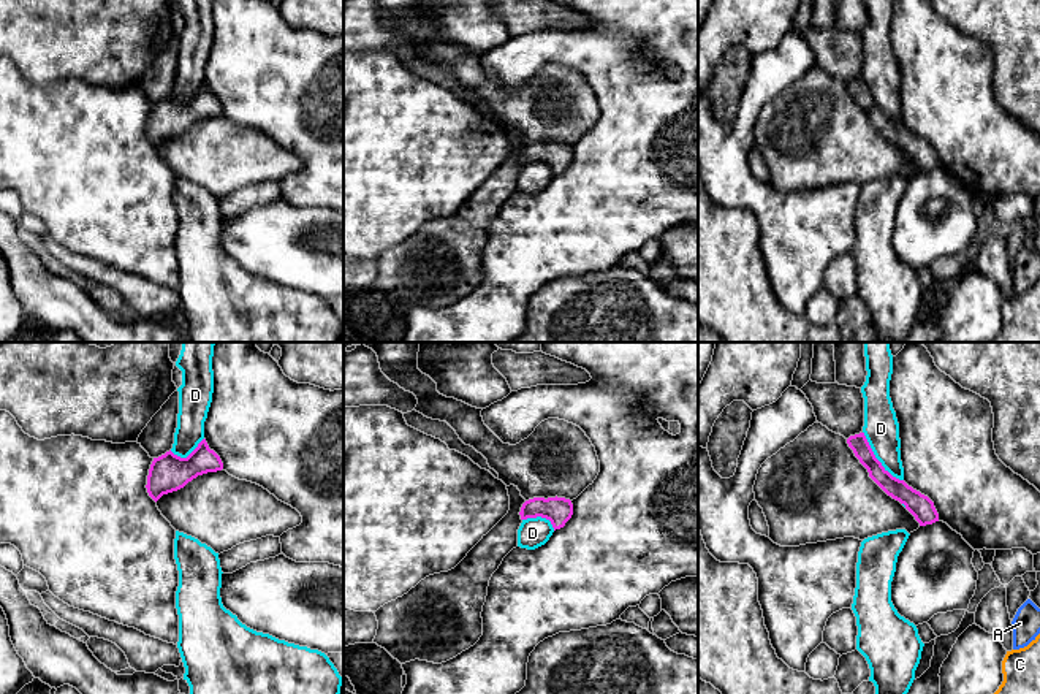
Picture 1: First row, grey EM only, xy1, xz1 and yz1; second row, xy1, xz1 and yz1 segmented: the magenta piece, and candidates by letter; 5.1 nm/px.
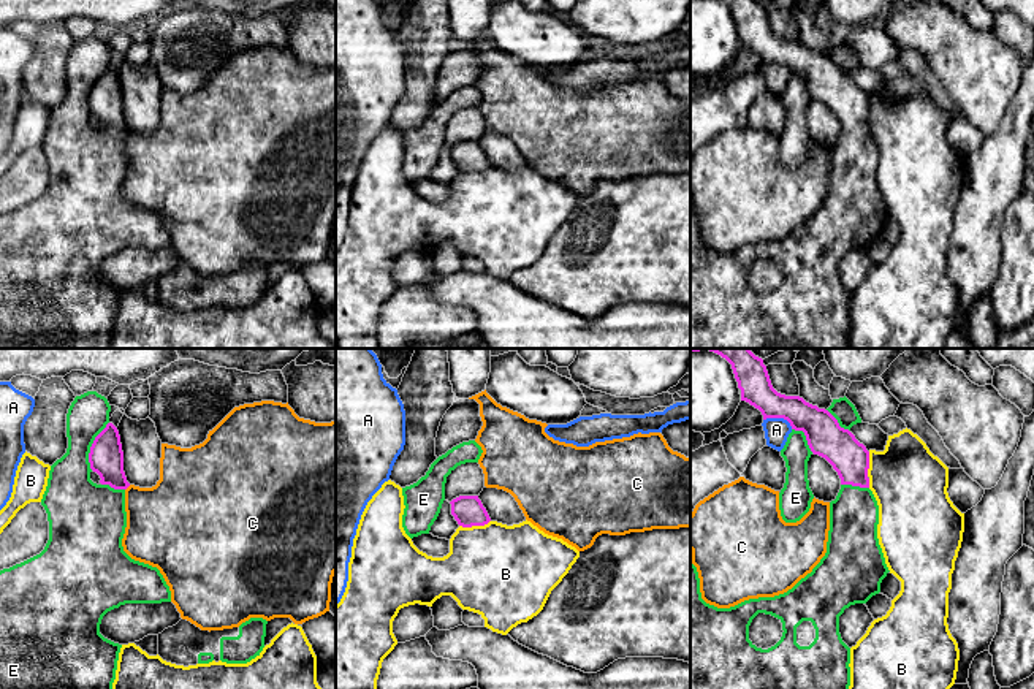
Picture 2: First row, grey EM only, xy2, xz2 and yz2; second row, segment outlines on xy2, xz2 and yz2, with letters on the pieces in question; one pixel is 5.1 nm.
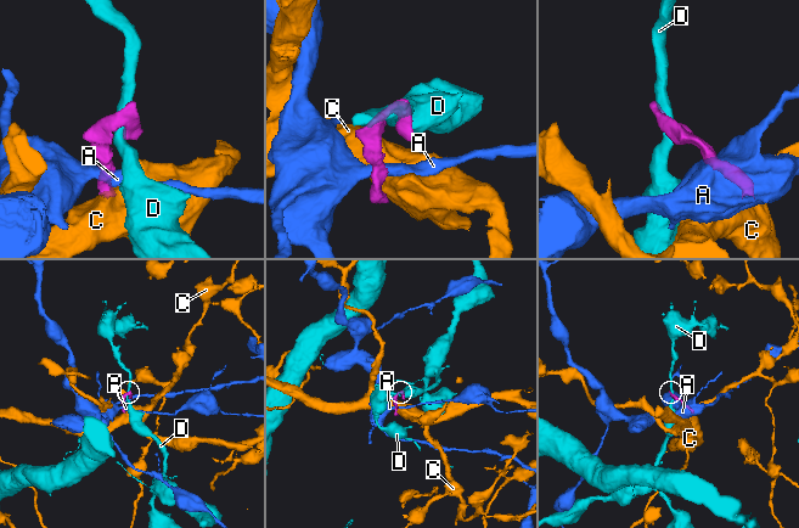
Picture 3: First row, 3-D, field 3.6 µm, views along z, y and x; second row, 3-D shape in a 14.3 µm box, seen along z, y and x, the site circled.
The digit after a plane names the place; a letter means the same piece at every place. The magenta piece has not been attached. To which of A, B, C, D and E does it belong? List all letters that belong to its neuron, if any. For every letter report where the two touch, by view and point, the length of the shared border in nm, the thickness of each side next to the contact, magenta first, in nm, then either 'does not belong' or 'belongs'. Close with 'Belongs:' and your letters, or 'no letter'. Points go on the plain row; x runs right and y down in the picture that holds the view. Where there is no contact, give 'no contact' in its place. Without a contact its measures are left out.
A: yz2 (779, 62) | 160 nm | 190/130 nm | does not belong
B: xz2 (474, 170) | 160 nm | 160/460 nm | does not belong
C: xy2 (127, 132) | 40 nm | 180/360 nm | does not belong
D: yz1 (876, 103) | 320 nm | 100/180 nm | does not belong
E: xy2 (92, 91) | 260 nm | 180/220 nm | belongs
Belongs: E

